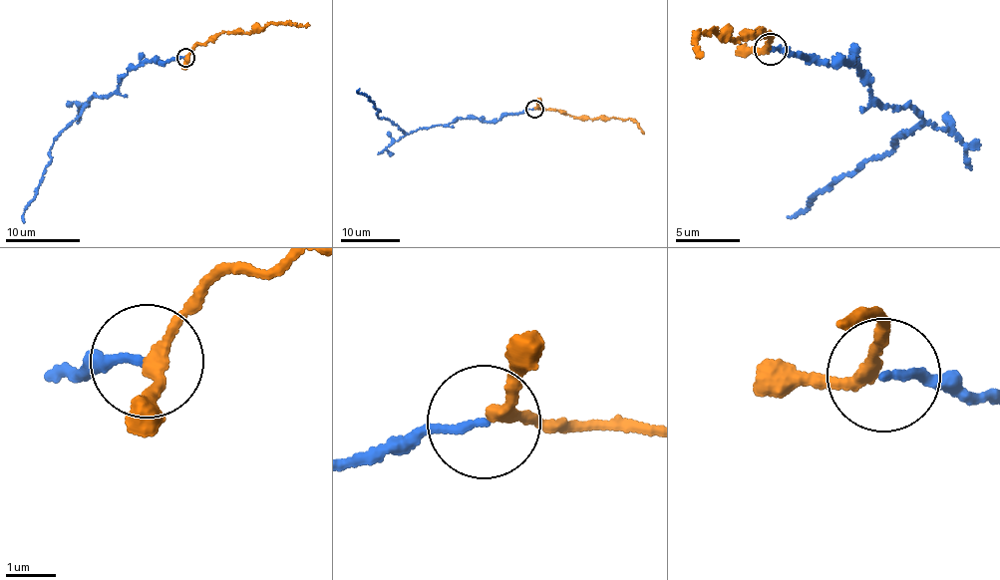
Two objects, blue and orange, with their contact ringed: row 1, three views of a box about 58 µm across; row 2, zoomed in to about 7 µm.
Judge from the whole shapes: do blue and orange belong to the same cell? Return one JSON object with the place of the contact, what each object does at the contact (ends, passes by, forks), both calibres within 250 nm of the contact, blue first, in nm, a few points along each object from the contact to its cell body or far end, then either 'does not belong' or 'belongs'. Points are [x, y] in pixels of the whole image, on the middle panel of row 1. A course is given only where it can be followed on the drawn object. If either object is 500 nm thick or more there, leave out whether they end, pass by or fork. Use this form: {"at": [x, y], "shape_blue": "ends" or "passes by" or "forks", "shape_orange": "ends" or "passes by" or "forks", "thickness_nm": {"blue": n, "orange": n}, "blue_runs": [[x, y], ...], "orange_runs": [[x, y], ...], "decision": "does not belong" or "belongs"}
{"at": [534, 109], "shape_blue": "ends", "shape_orange": "passes by", "thickness_nm": {"blue": 140, "orange": 220}, "blue_runs": [[534, 109], [505, 114], [497, 121], [466, 118], [410, 134], [379, 119], [380, 111], [359, 93], [359, 89]], "orange_runs": [[534, 109], [558, 110], [569, 116], [593, 120], [628, 118], [635, 122], [644, 134]], "decision": "belongs"}

